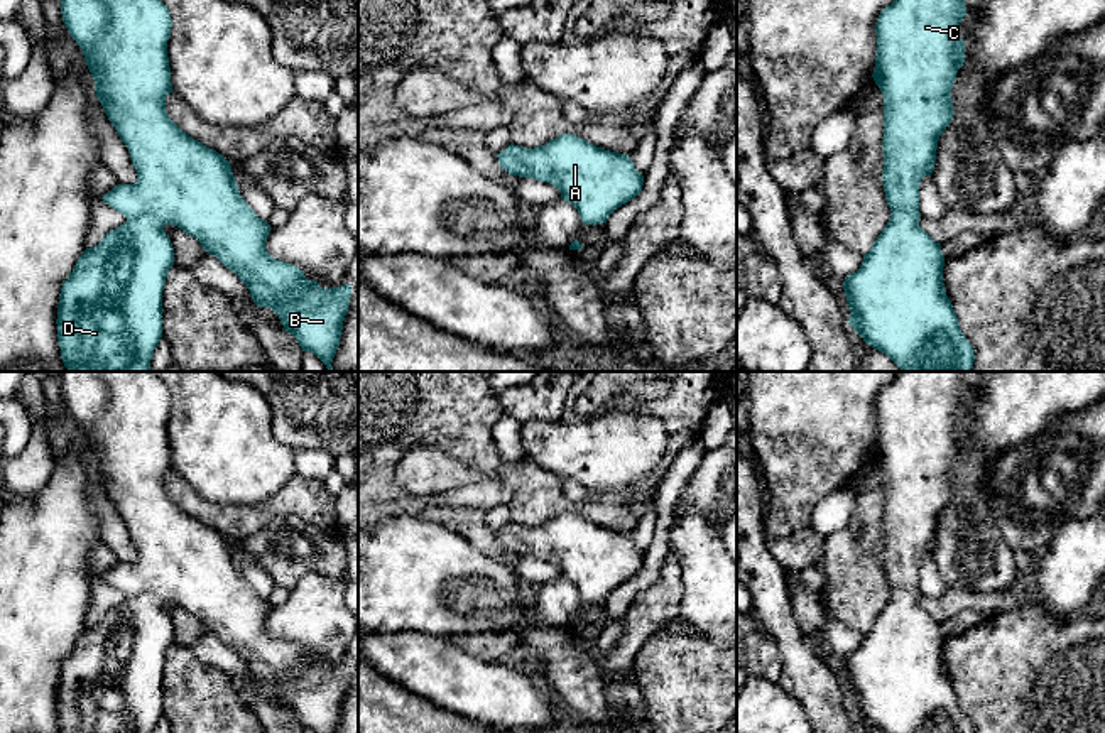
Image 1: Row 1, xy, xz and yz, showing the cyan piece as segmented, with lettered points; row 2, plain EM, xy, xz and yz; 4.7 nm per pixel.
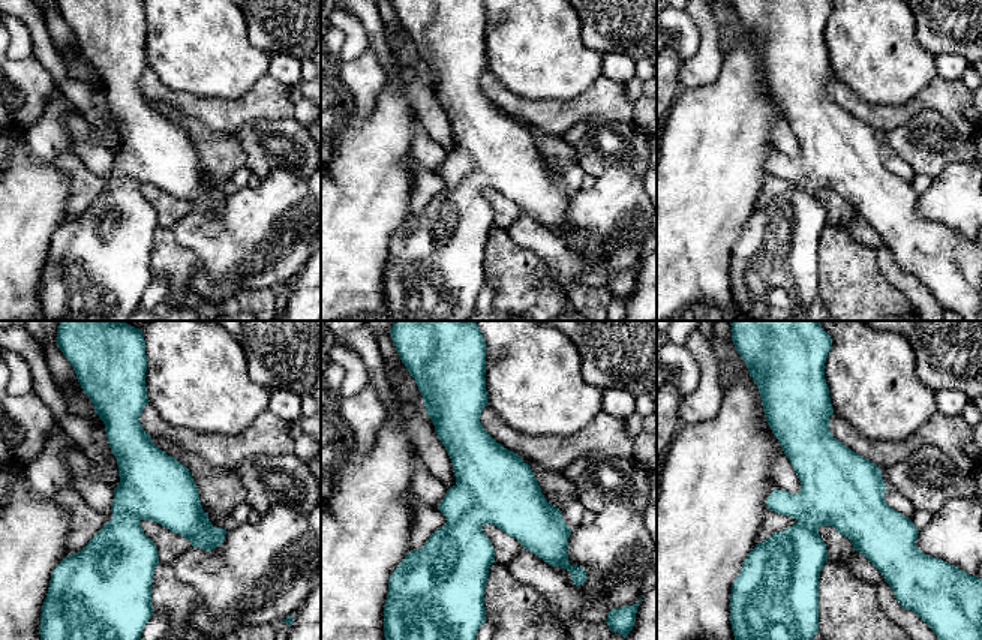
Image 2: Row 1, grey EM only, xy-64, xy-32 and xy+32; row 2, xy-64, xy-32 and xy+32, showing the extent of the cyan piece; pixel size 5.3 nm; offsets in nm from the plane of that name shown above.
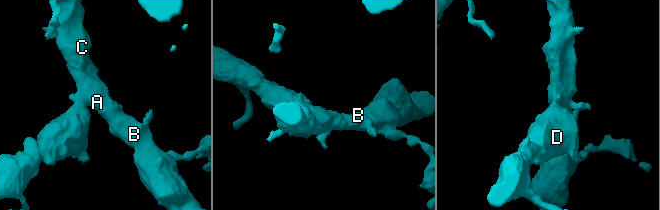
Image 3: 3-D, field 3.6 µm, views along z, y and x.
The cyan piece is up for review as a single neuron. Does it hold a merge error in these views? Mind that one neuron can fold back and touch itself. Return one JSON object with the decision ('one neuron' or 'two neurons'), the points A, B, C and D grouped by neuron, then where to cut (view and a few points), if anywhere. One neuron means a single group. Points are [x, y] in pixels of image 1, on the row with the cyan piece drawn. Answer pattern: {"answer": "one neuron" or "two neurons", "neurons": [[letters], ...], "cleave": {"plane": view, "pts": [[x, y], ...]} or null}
{"answer": "one neuron", "neurons": [["A", "B", "C", "D"]], "cleave": null}

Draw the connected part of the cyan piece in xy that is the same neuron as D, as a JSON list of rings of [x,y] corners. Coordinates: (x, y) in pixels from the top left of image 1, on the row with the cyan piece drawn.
[[[61,0],[63,22],[81,47],[95,79],[95,91],[108,120],[127,145],[137,171],[133,184],[118,184],[101,199],[127,221],[108,231],[103,240],[86,248],[73,272],[63,282],[57,306],[57,341],[68,372],[149,372],[155,346],[162,338],[162,290],[169,269],[174,265],[174,248],[164,231],[166,225],[194,236],[204,252],[215,255],[247,285],[259,307],[270,307],[302,351],[314,353],[333,372],[331,361],[340,346],[343,319],[348,312],[351,285],[324,289],[308,280],[304,272],[269,255],[265,242],[270,231],[267,221],[238,194],[230,162],[216,150],[182,132],[166,111],[166,96],[172,93],[167,41],[171,14],[161,0]]]

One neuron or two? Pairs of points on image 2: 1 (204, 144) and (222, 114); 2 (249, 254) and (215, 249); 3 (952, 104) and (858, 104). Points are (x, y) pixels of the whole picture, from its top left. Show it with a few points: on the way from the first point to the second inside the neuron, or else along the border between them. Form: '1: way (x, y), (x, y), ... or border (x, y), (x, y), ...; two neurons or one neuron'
1: border (182, 110), (215, 131); two neurons
2: way (240, 249), (224, 249); one neuron
3: way (928, 102), (898, 111), (882, 111); one neuron

